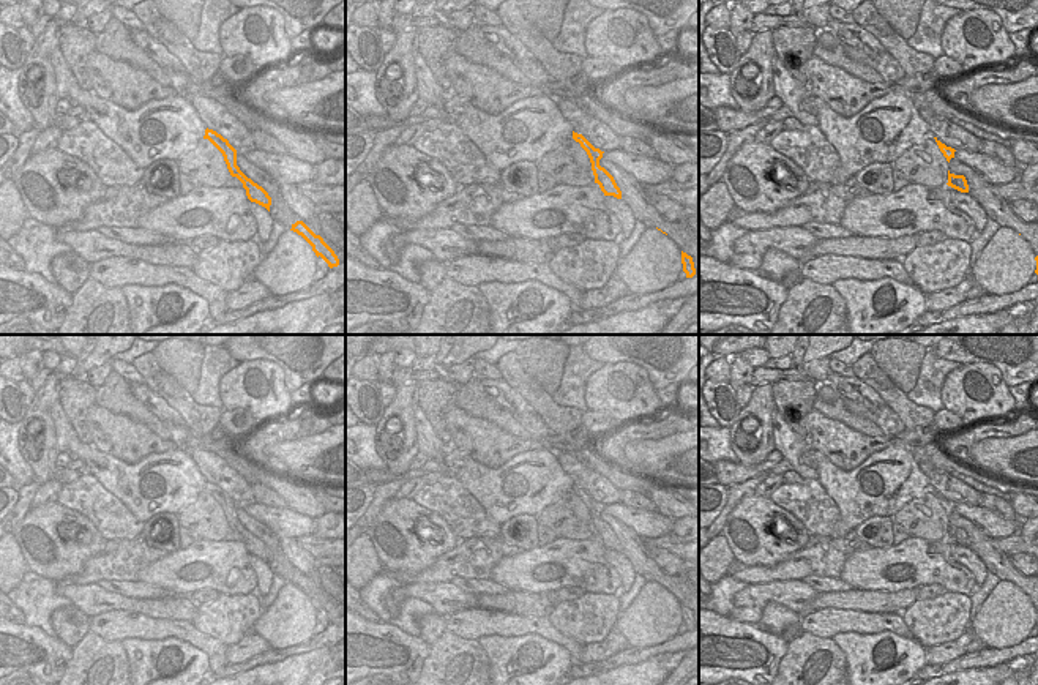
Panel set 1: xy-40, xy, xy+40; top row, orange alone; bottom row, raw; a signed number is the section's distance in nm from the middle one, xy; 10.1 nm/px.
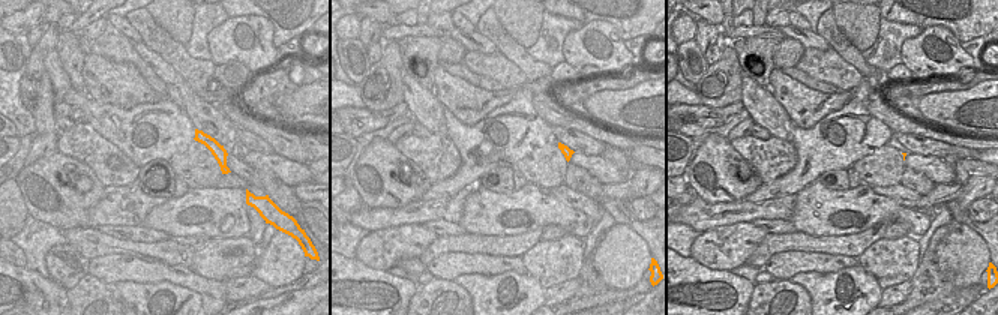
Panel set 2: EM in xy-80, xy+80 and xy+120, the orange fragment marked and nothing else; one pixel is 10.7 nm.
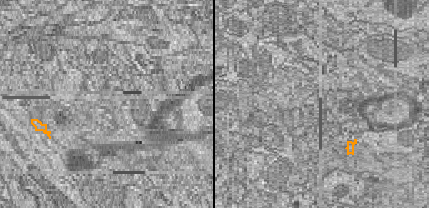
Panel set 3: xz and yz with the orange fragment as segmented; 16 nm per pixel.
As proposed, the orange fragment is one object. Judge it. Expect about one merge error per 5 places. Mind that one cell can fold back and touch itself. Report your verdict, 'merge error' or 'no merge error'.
no merge error

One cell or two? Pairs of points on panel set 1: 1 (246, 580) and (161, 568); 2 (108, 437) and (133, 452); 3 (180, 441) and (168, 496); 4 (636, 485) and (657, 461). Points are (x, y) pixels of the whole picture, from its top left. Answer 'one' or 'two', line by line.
1: one
2: one
3: two
4: two

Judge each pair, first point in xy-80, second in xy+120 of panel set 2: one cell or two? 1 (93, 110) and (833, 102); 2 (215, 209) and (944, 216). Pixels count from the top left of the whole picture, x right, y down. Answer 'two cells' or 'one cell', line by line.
1: two cells
2: two cells

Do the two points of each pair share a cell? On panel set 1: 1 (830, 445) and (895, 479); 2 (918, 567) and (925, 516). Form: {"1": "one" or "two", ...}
{"1": "two", "2": "two"}

